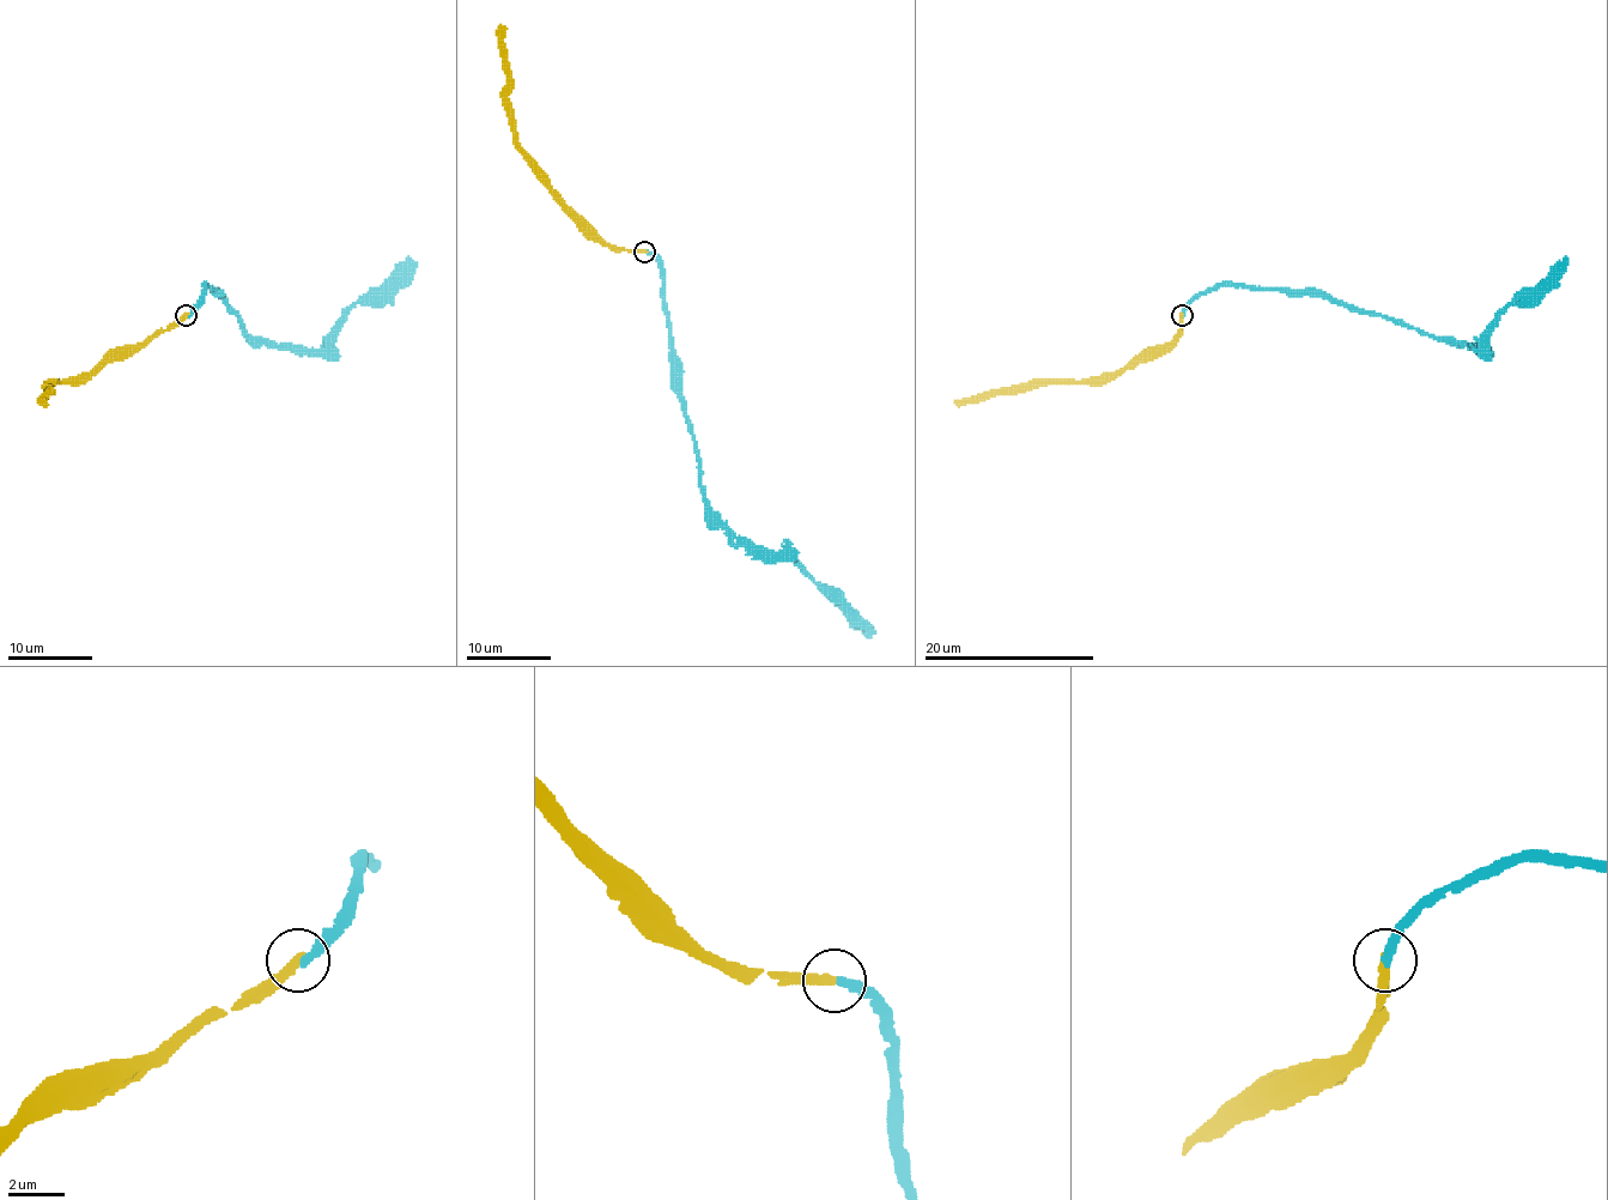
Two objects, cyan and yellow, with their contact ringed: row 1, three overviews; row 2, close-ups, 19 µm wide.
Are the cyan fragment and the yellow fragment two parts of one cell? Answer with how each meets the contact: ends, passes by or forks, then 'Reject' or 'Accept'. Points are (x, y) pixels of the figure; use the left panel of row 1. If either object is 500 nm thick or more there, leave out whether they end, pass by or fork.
At the ring cyan ends. At the ring yellow ends. Accept

